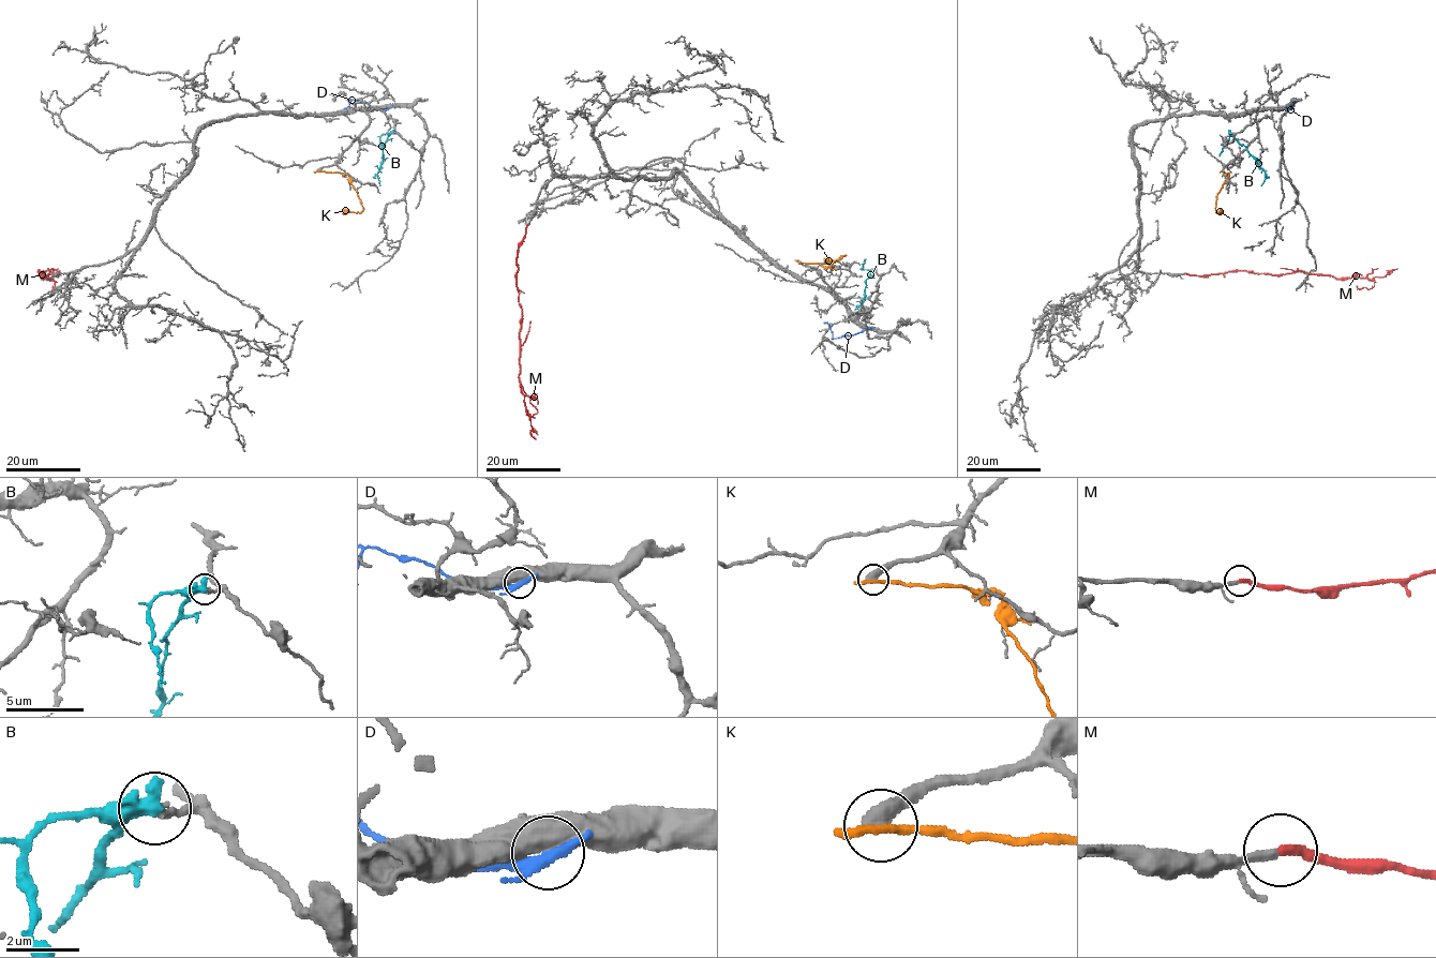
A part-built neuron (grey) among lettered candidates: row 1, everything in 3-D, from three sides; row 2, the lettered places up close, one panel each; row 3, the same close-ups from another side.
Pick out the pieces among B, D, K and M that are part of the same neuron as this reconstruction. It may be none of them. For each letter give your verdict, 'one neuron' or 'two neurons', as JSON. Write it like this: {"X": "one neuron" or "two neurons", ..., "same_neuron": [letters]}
{"B": "two neurons", "D": "two neurons", "K": "two neurons", "M": "one neuron", "same_neuron": ["M"]}

